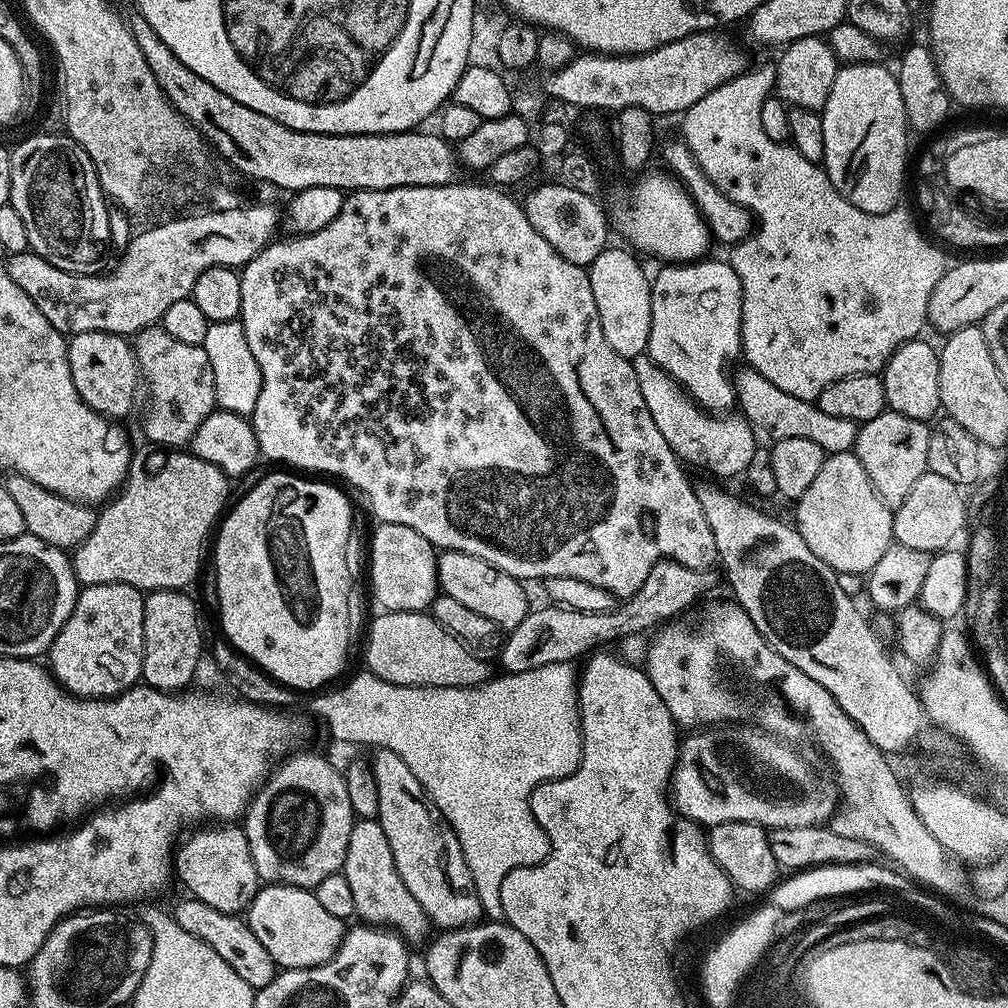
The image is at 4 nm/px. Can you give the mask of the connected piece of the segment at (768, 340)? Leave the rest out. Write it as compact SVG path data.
M771 63L764 64L761 68L753 67L745 71L742 76L735 76L732 80L726 81L718 90L710 90L706 98L698 98L694 106L690 106L682 114L684 120L680 124L682 142L690 150L694 162L702 170L714 186L726 194L736 204L747 208L753 217L758 221L758 227L752 235L740 244L731 249L730 263L734 274L738 276L740 289L742 290L742 318L740 319L740 345L742 356L747 367L758 370L766 382L778 386L778 390L786 390L786 394L794 394L794 398L802 398L813 402L819 401L820 392L826 390L834 382L838 382L847 376L857 376L858 374L876 374L883 369L893 352L904 343L905 340L915 340L921 335L920 326L924 326L928 315L928 299L938 286L940 279L944 277L946 263L944 256L935 248L927 235L920 233L920 228L916 225L916 220L904 209L904 206L897 206L882 214L866 214L858 210L830 182L830 178L824 173L823 167L819 163L810 161L801 154L791 143L771 140L766 138L766 132L762 130L762 102L773 95L776 84L776 69Z

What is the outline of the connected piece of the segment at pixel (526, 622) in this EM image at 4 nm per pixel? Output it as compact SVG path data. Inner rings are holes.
M655 561L652 568L640 583L634 596L627 597L618 607L608 612L576 612L573 608L547 606L533 607L507 633L504 649L500 652L500 664L505 673L525 672L538 666L548 666L556 661L572 662L575 656L583 657L591 650L604 646L622 637L628 638L640 634L650 628L655 629L662 623L675 619L675 610L680 600L702 597L710 591L714 580L708 571L686 567L681 561ZM584 652L584 653L583 653Z

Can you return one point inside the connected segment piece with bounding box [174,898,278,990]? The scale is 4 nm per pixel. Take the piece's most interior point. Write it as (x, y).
(229, 936)

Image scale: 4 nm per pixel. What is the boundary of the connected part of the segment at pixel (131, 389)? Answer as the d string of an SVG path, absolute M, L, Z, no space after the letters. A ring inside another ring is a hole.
M78 332L67 341L68 361L70 362L70 378L74 378L74 386L86 402L101 416L120 418L132 412L132 403L136 400L136 384L138 385L138 369L136 355L132 353L129 341L123 336L115 336L113 332Z

